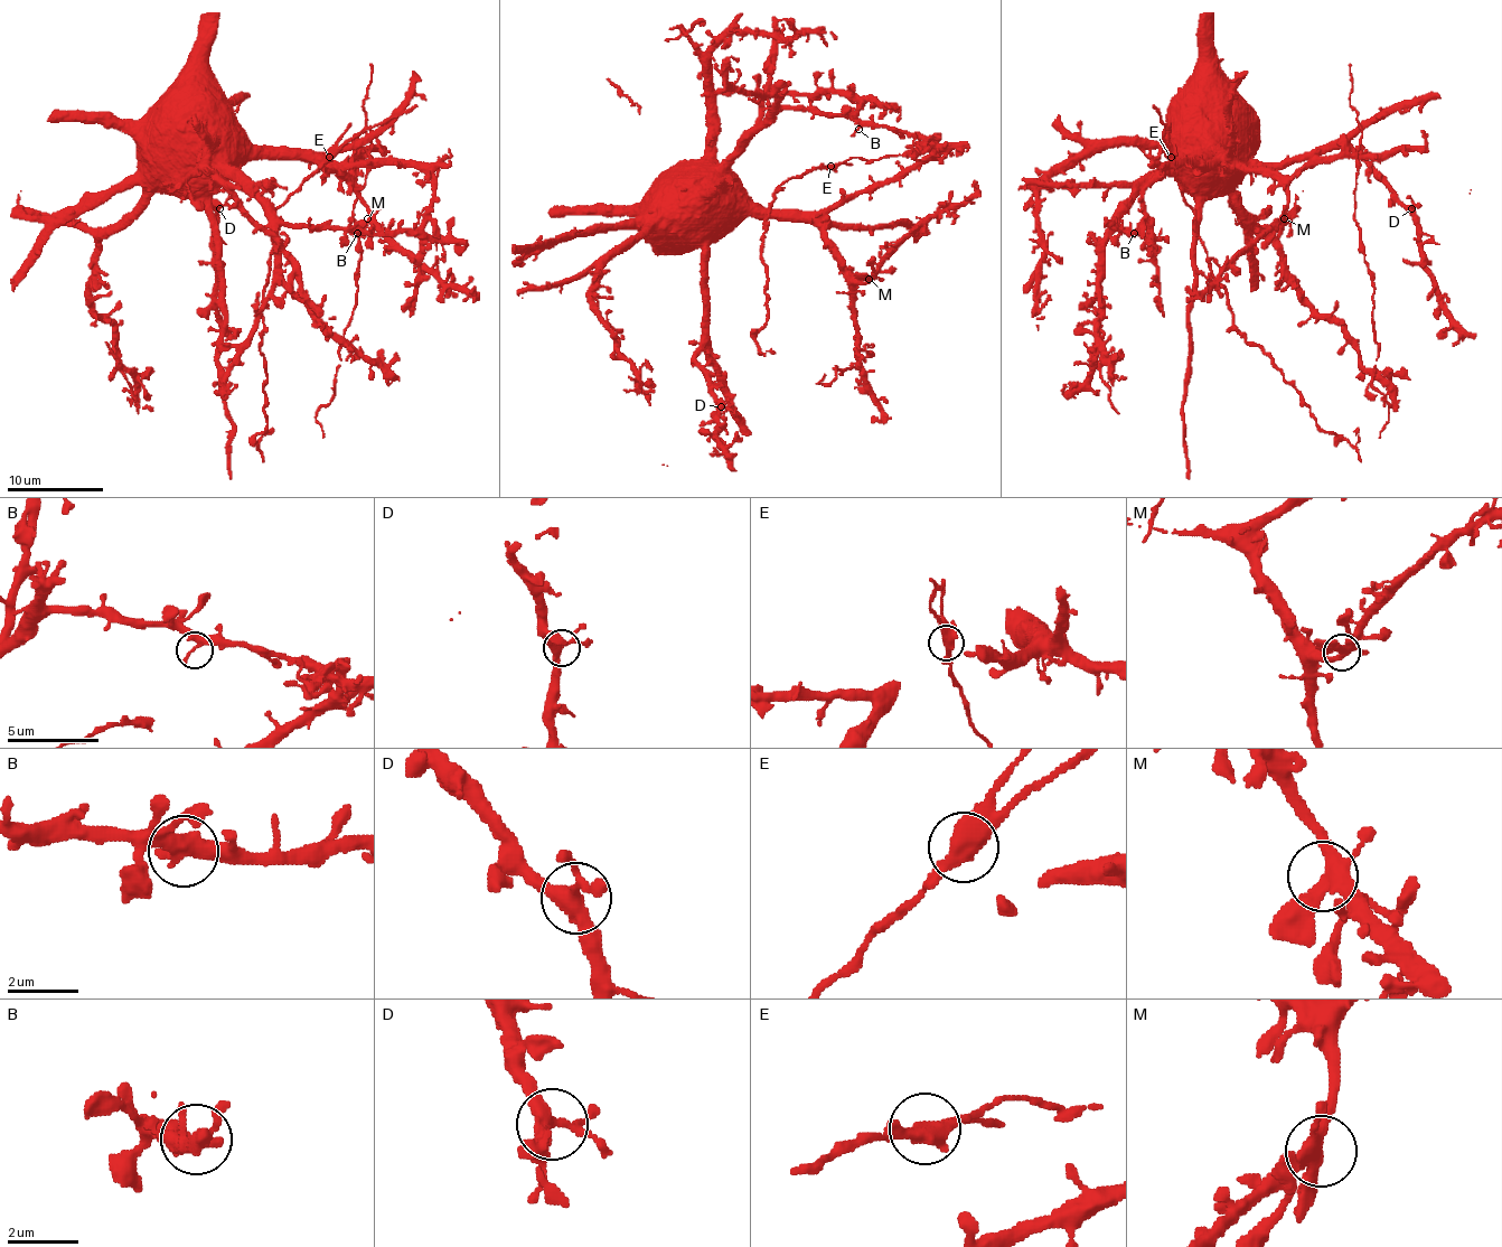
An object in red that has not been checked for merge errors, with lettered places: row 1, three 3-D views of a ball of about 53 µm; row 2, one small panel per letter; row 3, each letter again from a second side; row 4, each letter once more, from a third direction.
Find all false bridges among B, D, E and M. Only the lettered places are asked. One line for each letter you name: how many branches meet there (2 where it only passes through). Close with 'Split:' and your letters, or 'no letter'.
E: 2 branches meet
Split: E

